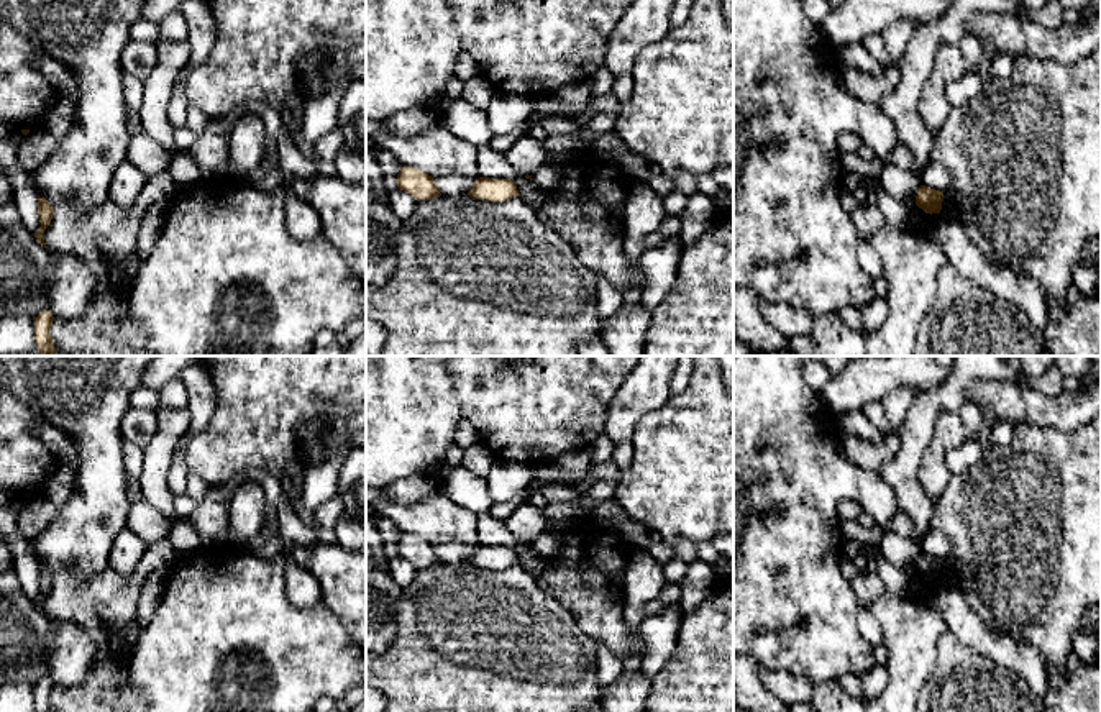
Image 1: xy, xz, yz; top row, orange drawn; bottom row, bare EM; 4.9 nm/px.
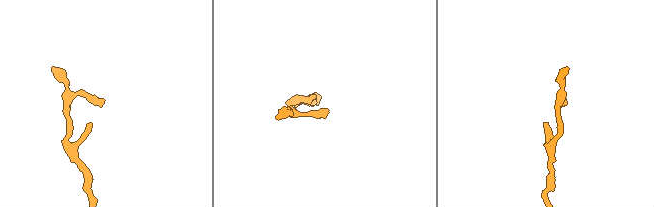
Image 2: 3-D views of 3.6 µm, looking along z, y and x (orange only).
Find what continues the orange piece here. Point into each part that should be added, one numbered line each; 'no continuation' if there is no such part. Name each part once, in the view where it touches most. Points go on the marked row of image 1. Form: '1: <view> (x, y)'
no continuation

